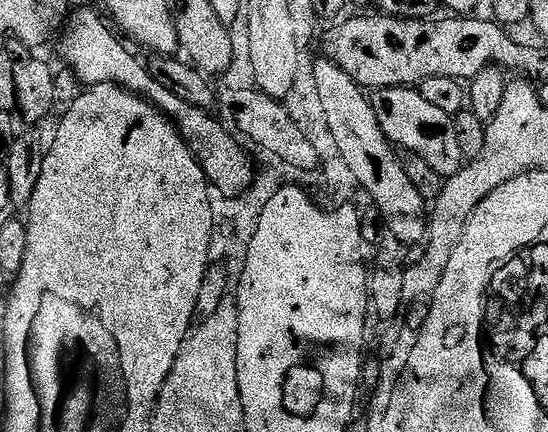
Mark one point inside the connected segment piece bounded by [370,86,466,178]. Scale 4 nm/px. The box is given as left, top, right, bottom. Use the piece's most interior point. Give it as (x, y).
(406, 118)

